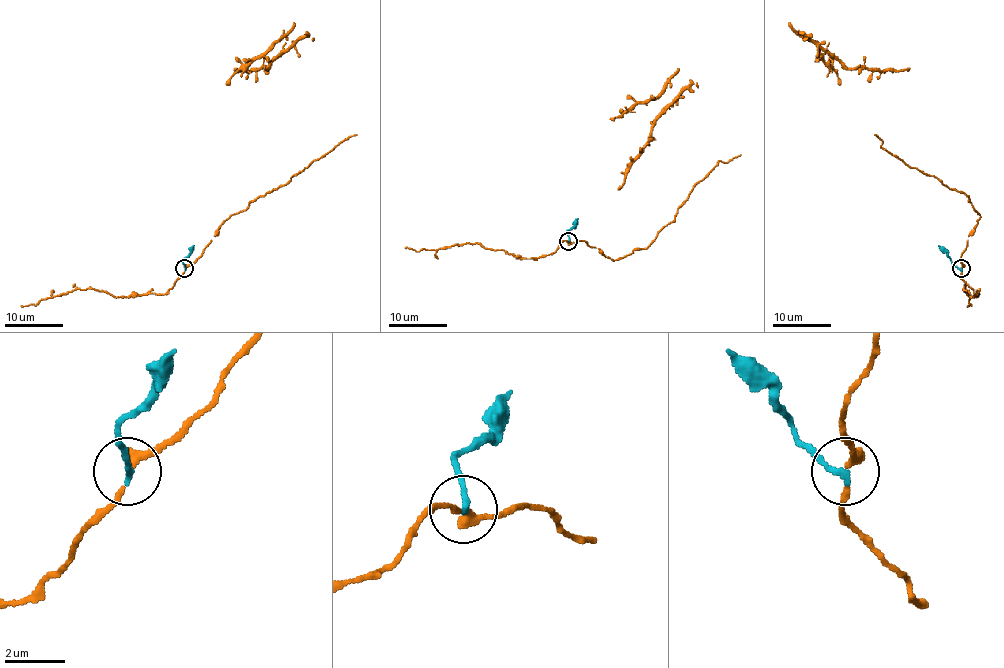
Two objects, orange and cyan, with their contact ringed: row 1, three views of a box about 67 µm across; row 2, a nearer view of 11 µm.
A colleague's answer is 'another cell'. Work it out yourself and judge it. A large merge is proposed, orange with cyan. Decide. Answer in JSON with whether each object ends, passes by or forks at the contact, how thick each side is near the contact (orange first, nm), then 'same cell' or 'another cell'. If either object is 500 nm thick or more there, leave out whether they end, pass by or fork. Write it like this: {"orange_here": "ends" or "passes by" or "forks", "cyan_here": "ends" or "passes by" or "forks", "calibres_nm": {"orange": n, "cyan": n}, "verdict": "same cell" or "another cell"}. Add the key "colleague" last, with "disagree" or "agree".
{"orange_here": "passes by", "cyan_here": "ends", "calibres_nm": {"orange": 280, "cyan": 200}, "verdict": "another cell", "colleague": "agree"}

